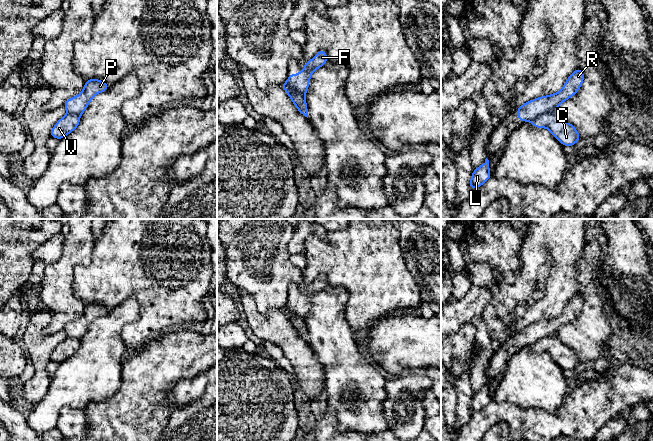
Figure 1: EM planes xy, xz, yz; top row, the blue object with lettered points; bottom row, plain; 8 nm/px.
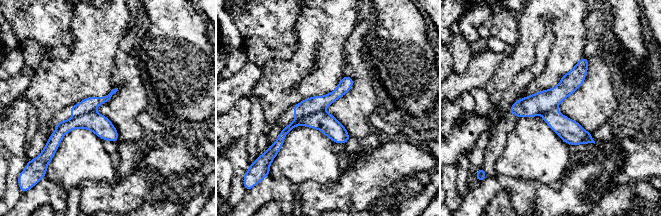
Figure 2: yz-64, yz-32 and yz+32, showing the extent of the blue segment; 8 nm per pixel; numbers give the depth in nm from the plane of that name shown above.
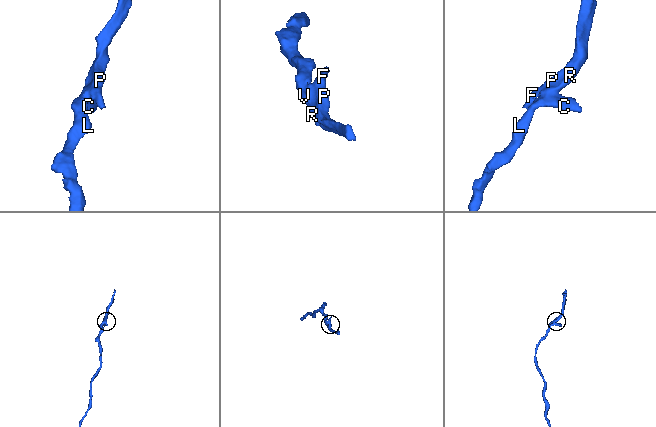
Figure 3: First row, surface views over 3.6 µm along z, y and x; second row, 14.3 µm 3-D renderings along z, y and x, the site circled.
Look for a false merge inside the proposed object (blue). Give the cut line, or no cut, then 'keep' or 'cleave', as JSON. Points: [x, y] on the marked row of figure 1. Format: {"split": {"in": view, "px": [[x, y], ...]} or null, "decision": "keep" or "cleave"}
{"split": {"in": "yz", "px": [[554, 111], [540, 114], [530, 121]]}, "decision": "cleave"}

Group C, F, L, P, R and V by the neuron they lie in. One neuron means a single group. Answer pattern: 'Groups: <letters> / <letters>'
Groups: C L V / F P R

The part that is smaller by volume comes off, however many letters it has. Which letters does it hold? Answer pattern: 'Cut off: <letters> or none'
Cut off: F, P, R

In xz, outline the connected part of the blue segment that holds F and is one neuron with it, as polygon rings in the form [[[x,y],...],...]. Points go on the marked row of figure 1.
[[[320,50],[309,62],[304,63],[303,71],[293,75],[288,74],[288,81],[293,90],[305,96],[309,87],[311,74],[322,67],[327,61],[326,51]]]

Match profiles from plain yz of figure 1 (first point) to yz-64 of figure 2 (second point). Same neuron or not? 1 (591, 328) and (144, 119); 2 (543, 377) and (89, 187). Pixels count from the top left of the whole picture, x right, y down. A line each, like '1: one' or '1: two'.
1: two
2: two

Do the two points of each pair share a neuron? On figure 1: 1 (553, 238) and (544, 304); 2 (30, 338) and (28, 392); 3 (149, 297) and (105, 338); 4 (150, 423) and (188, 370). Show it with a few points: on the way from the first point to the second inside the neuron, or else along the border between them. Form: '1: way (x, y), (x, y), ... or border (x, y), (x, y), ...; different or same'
1: way (559, 254), (559, 288); same
2: way (39, 351), (39, 379); same
3: border (132, 296), (138, 303), (139, 317), (126, 325); different
4: way (150, 408), (150, 400), (173, 377); same

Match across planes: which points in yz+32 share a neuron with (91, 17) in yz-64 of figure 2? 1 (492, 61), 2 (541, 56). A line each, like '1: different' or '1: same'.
1: different
2: different

